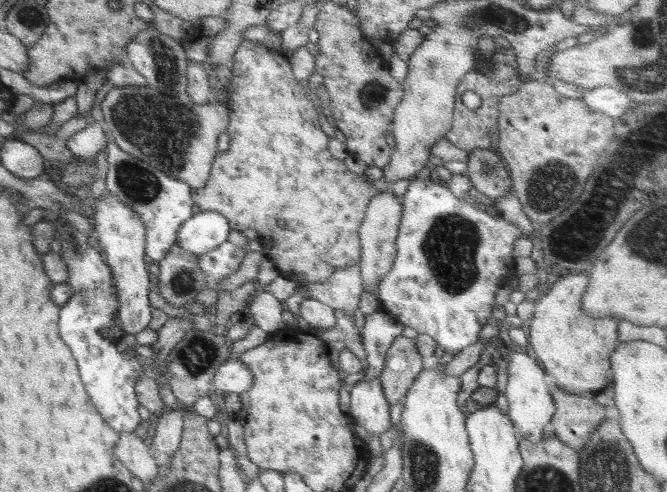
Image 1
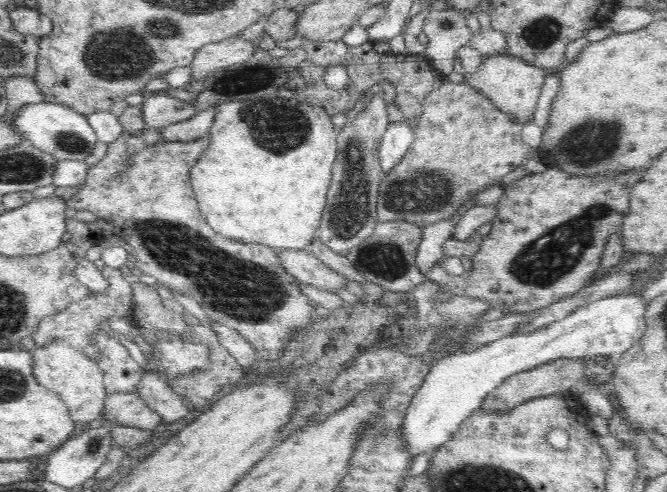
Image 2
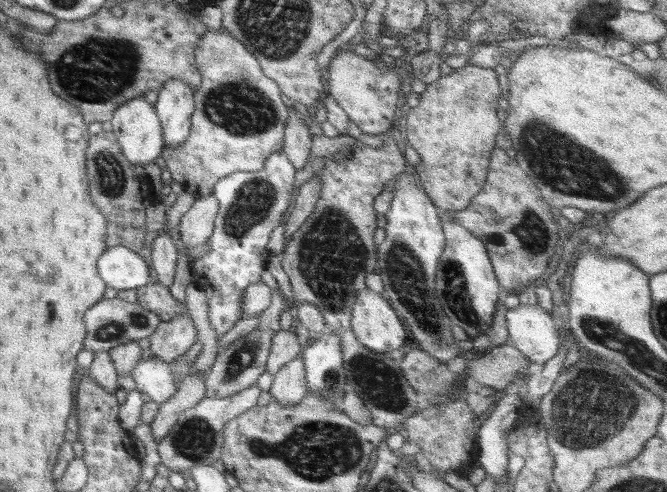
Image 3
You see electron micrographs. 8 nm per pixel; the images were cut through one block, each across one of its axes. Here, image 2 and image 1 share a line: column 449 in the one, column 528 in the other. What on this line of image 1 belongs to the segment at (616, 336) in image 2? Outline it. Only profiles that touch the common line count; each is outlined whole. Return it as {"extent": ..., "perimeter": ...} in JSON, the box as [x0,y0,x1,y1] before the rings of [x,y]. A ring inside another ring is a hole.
{"extent":[504,349,555,442],"perimeter":[[[513,349],[507,357],[508,384],[504,390],[509,406],[507,414],[519,436],[526,438],[528,442],[540,442],[549,430],[549,422],[555,412],[552,388],[545,382],[546,374],[539,361],[530,357],[529,352]]]}

